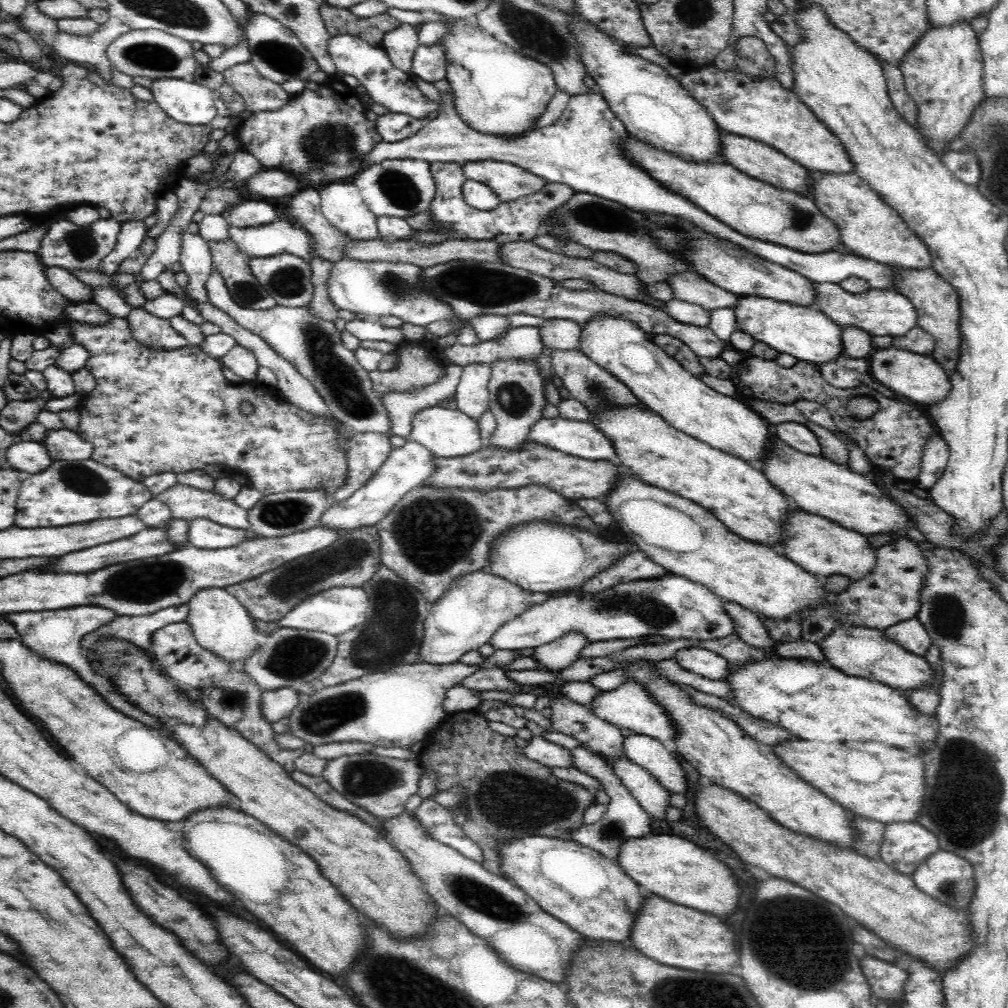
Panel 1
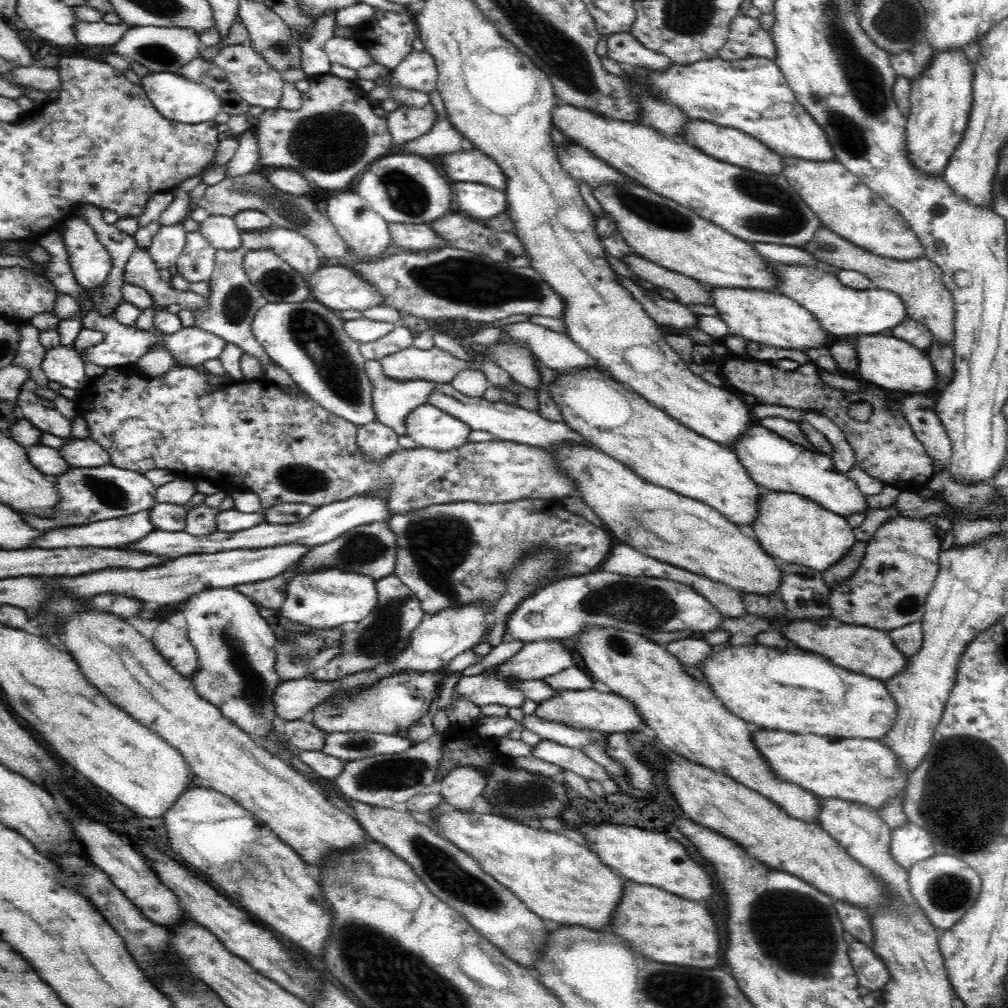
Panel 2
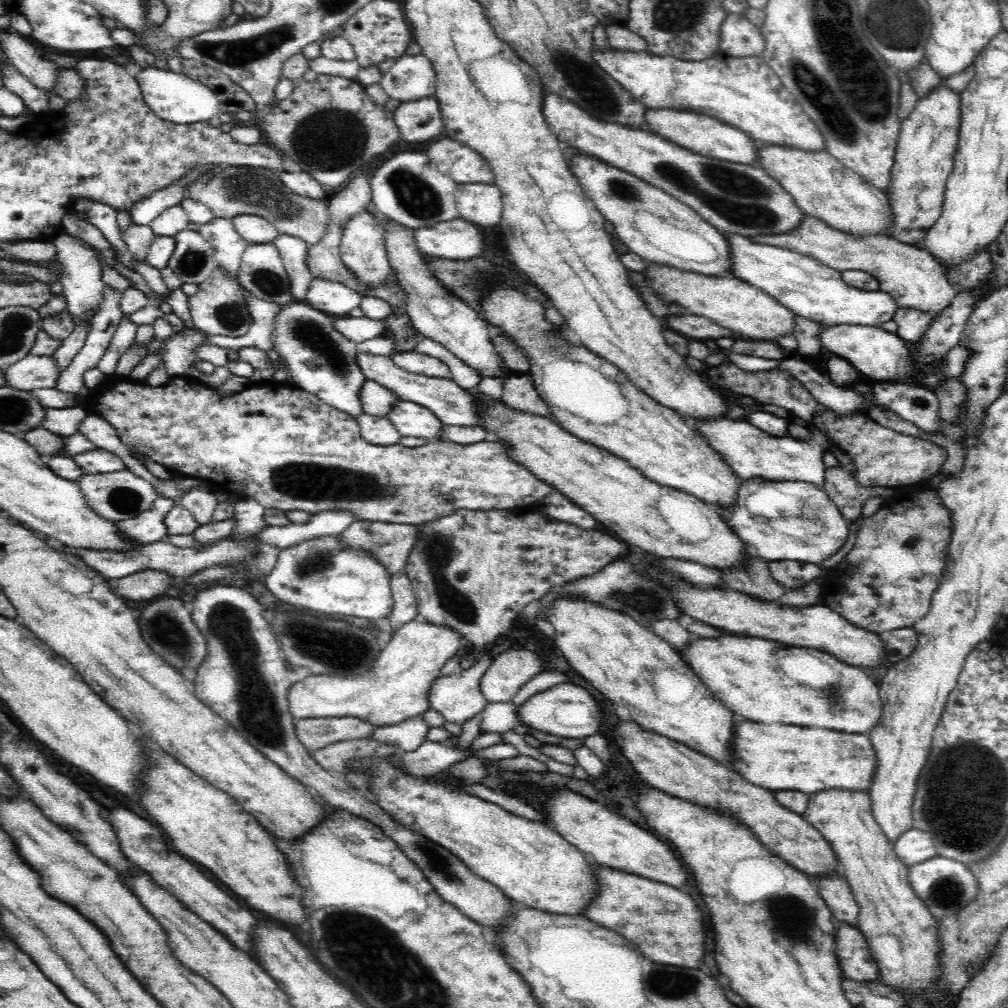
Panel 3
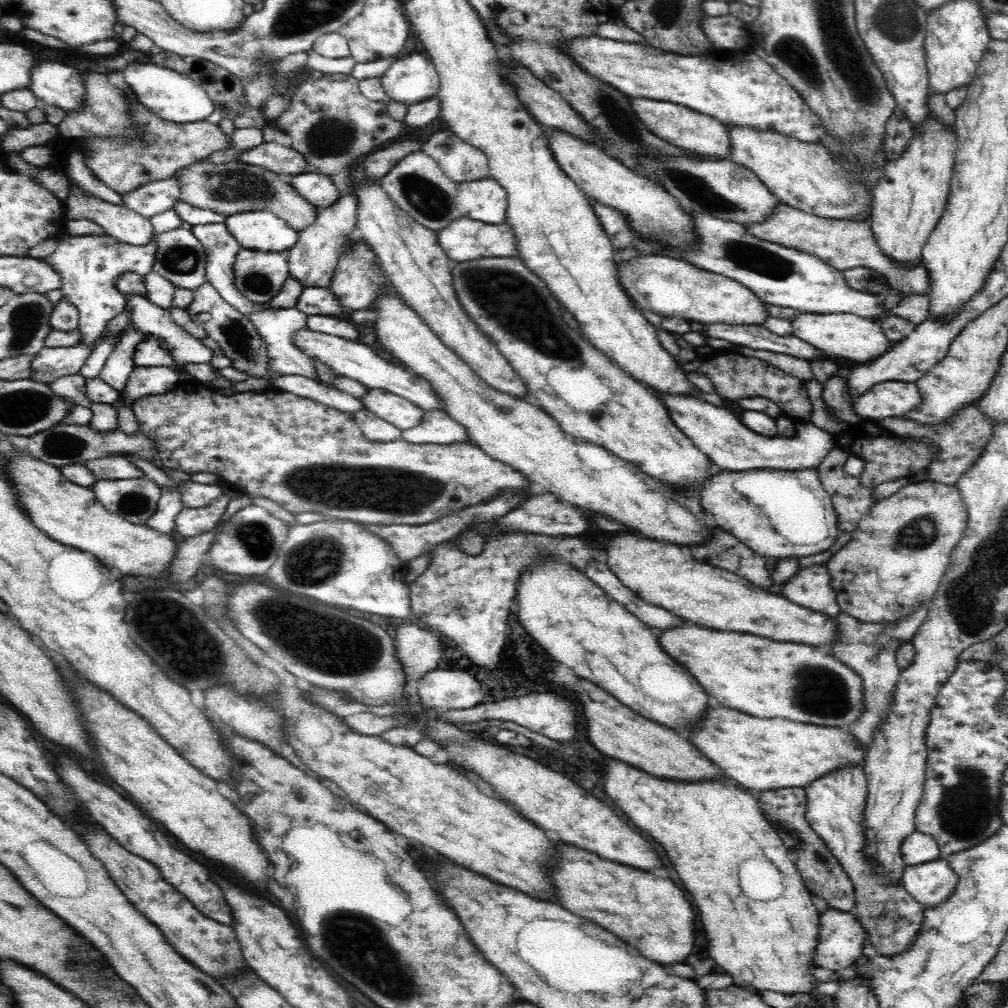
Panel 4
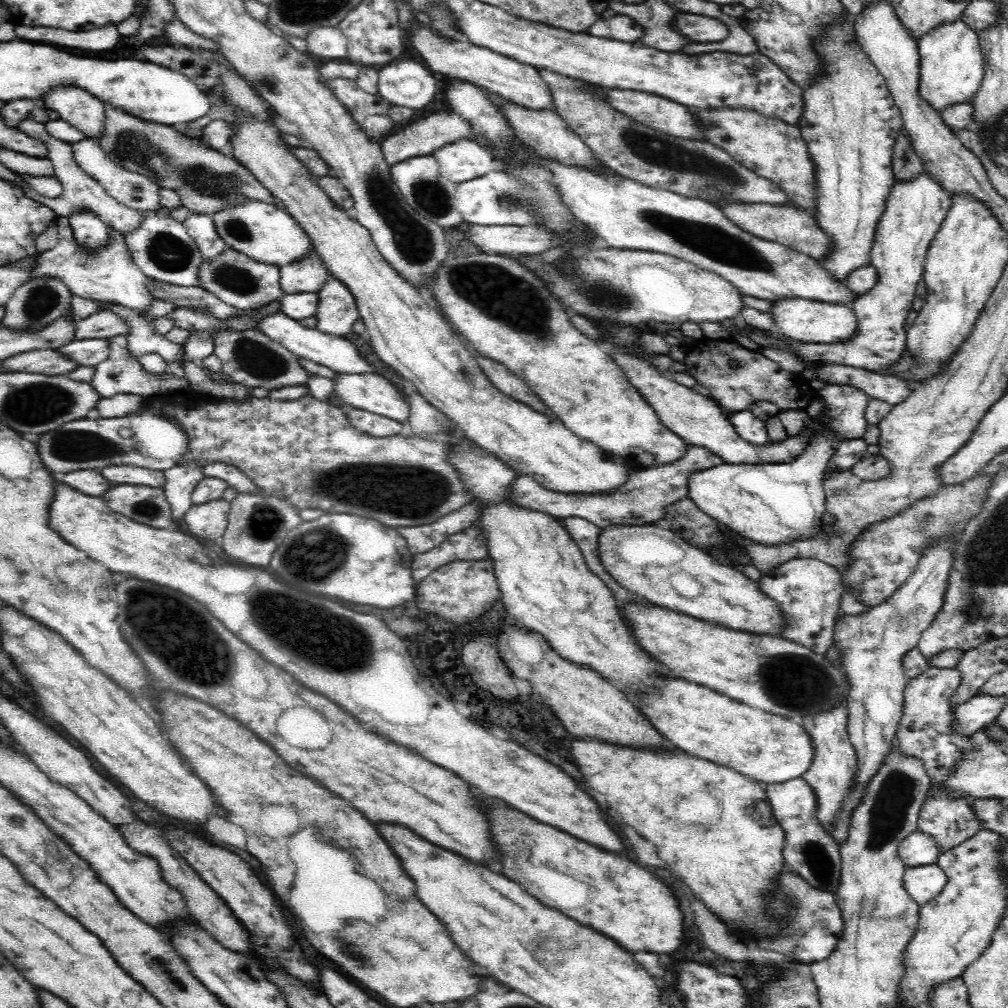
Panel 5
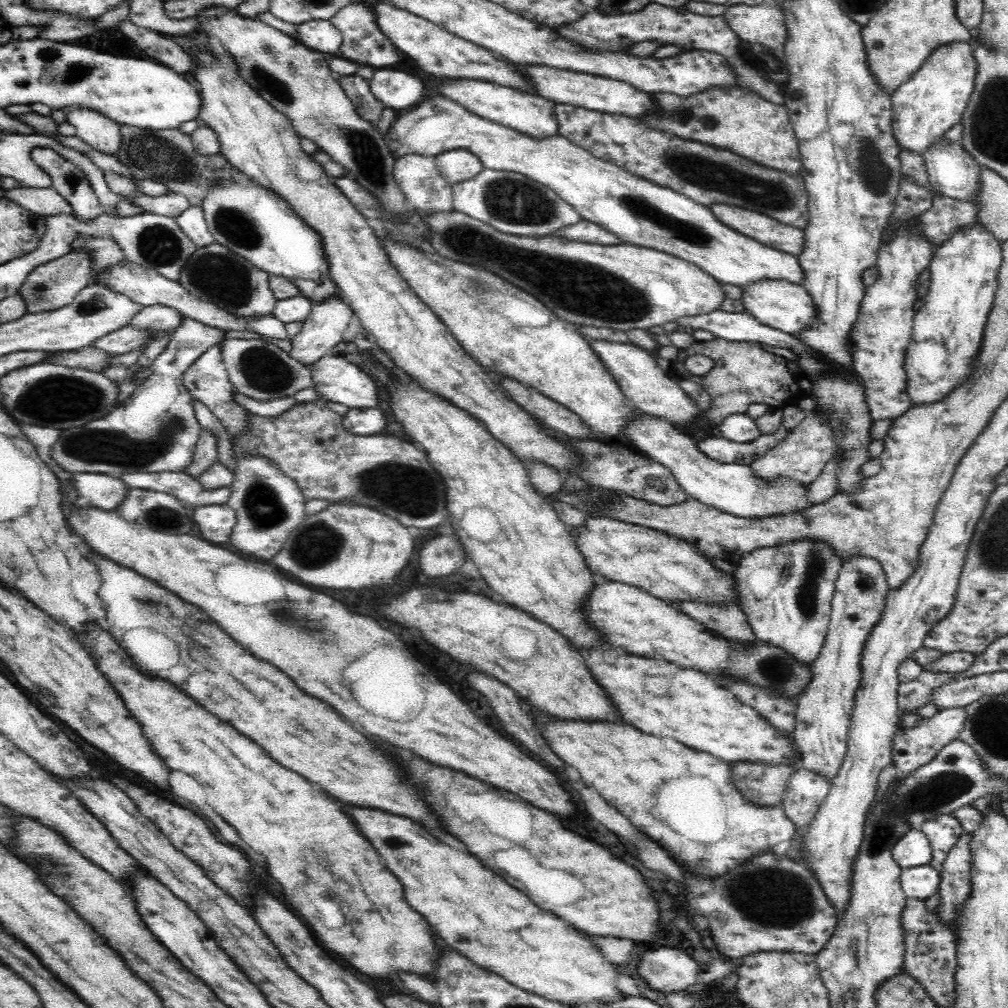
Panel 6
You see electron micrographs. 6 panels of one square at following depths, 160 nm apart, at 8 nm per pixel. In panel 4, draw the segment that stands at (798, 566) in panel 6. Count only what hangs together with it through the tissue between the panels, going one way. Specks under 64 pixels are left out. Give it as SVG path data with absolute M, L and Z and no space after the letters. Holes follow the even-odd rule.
M825 565L799 569L784 585L782 594L794 604L822 611L834 618L842 613L830 586L830 575Z

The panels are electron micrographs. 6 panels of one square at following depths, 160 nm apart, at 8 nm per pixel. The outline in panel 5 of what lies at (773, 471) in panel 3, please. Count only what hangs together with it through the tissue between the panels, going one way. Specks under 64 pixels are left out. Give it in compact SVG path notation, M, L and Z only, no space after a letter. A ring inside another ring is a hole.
M616 347L613 358L630 384L639 390L647 405L658 415L666 429L682 438L689 447L706 448L720 457L724 463L787 464L800 457L810 446L808 442L808 427L812 425L810 419L797 436L789 437L784 441L754 445L738 435L738 431L730 426L730 420L728 420L730 416L722 414L720 407L710 397L700 395L692 388L673 382L668 375L658 371L648 360L639 359L622 347Z

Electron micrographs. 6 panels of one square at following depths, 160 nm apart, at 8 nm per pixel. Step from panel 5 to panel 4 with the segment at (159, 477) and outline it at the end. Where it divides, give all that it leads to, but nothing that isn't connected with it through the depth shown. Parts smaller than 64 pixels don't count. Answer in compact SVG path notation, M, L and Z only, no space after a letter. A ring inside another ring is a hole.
M122 455L90 458L84 464L97 480L127 480L144 477L142 470Z

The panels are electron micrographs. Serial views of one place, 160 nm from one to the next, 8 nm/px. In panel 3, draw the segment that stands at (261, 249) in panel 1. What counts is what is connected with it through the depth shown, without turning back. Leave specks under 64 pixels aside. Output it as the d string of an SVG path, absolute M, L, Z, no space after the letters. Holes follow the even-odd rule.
M278 234L270 243L276 247L290 277L293 300L305 301L308 287L313 279L306 262L309 244L300 237L286 234Z

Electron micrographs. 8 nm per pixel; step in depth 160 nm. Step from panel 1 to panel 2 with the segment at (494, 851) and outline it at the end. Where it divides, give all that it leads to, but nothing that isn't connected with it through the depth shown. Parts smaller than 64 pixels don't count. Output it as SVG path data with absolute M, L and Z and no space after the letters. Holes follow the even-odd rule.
M450 724L442 734L442 752L440 752L434 782L440 783L455 768L474 767L484 773L486 786L484 786L481 795L492 808L498 808L496 810L498 816L508 818L508 820L534 818L534 820L541 821L547 818L560 818L571 799L567 793L565 781L556 781L548 776L532 774L523 768L516 768L511 762L512 759L497 749L494 738L480 736L477 732L477 724L473 726Z

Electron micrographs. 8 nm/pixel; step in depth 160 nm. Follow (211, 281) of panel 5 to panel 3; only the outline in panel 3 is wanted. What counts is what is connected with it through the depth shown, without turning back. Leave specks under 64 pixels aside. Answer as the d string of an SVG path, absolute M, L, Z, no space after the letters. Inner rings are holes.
M251 243L243 252L238 272L239 283L256 299L285 305L293 300L290 277L272 243Z

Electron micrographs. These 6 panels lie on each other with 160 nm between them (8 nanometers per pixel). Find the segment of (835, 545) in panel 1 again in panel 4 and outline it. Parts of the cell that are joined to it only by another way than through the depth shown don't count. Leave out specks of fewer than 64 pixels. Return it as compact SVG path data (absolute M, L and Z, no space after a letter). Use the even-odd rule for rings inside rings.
M817 470L722 471L712 476L700 491L700 505L715 518L716 528L730 533L755 553L772 560L814 556L833 550L841 536L831 496L819 480Z

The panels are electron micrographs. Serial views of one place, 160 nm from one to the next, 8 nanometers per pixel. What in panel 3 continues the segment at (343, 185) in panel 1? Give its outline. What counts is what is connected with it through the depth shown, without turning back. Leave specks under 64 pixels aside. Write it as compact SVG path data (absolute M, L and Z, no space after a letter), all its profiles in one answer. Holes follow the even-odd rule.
M369 211L352 214L350 218L346 218L346 222L342 222L339 253L347 269L351 270L363 284L384 282L388 280L390 274L393 274L386 250L385 230L376 215Z

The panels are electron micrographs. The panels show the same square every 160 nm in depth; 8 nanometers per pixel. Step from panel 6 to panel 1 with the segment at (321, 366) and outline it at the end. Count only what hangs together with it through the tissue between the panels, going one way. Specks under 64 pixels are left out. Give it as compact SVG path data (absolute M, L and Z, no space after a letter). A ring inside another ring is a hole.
M437 404L425 406L415 414L412 426L411 440L431 450L439 459L465 457L478 452L484 446L477 422L460 410L446 410Z

